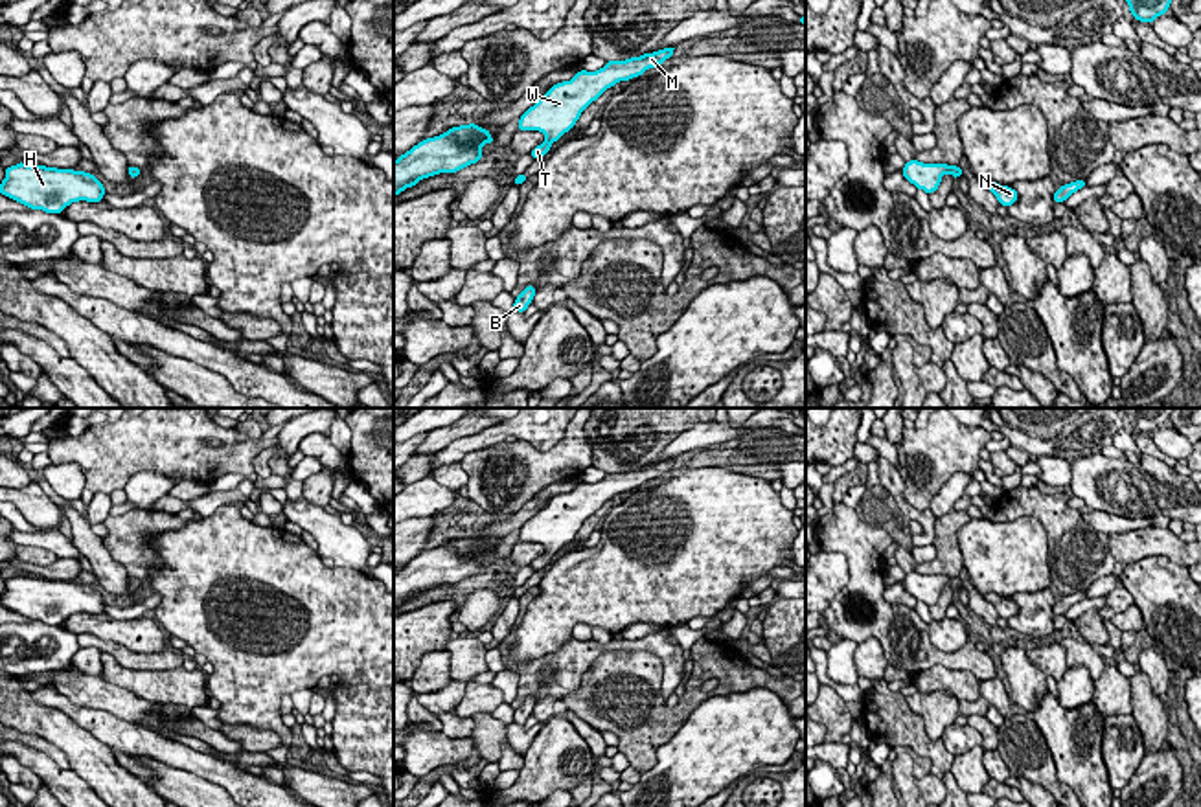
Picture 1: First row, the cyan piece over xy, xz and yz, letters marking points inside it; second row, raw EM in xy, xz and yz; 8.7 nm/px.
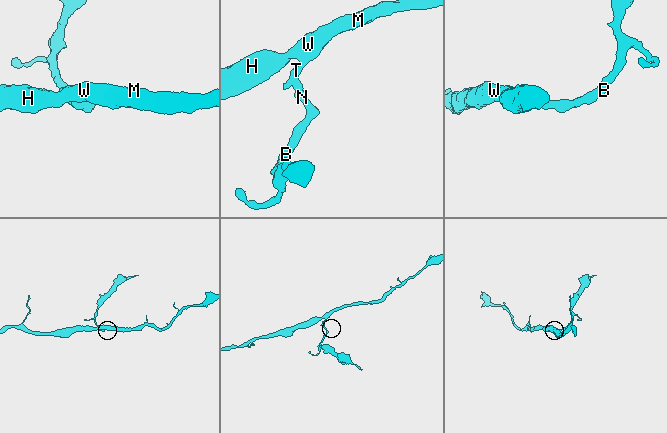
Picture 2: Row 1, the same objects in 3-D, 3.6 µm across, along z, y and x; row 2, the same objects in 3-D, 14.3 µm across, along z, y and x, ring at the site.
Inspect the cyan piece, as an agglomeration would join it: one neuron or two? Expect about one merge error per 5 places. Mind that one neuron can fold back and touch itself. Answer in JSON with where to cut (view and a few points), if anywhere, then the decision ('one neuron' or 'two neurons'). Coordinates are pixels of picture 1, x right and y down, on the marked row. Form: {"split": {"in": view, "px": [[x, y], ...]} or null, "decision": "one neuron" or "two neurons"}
{"split": null, "decision": "one neuron"}

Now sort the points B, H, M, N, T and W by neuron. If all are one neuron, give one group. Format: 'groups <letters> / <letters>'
groups B H M N T W

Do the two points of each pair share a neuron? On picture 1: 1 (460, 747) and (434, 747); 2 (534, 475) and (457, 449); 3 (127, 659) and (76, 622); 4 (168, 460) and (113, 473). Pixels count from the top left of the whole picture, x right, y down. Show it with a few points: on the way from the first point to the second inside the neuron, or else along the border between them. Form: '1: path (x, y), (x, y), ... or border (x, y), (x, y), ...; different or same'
1: path (455, 747), (440, 747); same
2: border (504, 440), (469, 451), (460, 462); different
3: border (78, 633), (118, 642), (137, 653); different
4: path (155, 460), (125, 460); same

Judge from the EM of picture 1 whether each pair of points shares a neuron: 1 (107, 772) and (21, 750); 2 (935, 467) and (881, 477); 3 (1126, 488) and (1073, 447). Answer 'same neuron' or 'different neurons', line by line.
1: different neurons
2: different neurons
3: different neurons

